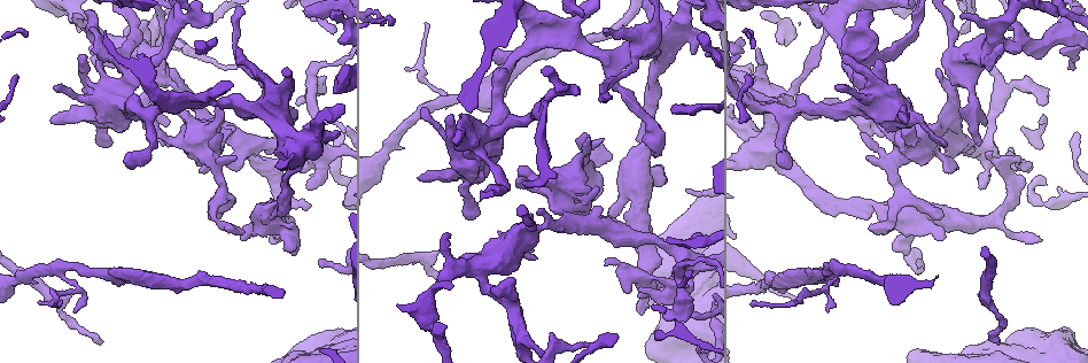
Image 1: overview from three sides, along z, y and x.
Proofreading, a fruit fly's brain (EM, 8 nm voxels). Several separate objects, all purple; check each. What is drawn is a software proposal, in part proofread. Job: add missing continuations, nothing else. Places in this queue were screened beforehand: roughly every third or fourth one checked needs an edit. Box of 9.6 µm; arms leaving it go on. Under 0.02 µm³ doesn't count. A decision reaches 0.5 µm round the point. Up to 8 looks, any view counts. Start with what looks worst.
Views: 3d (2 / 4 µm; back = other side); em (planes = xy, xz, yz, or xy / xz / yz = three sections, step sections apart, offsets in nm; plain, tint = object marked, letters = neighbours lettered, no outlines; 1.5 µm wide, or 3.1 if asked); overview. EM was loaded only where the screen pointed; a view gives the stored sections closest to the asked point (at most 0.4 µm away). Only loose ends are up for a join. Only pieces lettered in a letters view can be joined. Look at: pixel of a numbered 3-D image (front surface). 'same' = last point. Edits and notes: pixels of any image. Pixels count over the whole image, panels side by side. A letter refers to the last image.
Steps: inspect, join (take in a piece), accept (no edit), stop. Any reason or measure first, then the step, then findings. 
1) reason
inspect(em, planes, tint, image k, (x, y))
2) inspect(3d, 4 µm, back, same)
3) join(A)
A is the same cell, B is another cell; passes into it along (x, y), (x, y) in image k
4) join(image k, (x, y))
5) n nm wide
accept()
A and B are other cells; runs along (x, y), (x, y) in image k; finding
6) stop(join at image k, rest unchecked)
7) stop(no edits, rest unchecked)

branch stops here
inspect(3d, 4 µm, image 1, (961, 33))

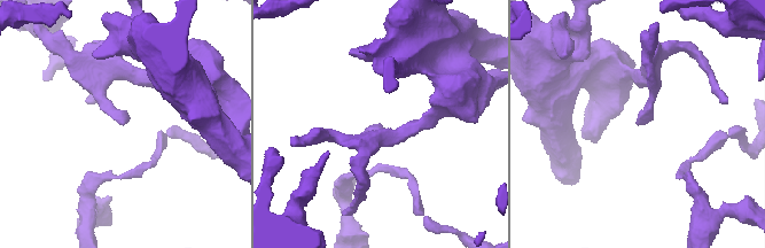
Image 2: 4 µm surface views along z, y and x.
inspect(em, yz, step 4, tint, image 2, (382, 126))

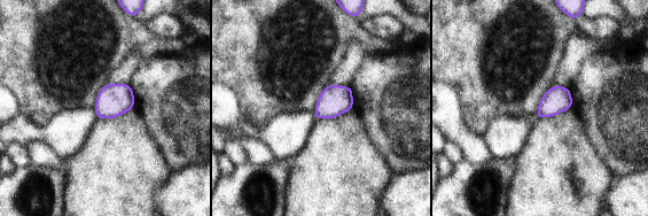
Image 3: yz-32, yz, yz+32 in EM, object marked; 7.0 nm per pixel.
cut it another way
inspect(em, planes, letters, same)

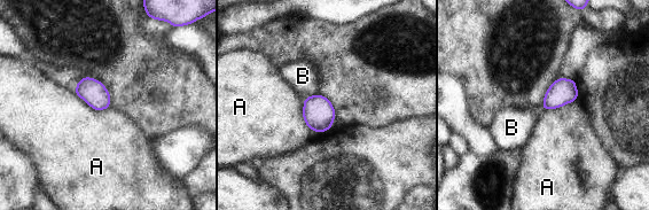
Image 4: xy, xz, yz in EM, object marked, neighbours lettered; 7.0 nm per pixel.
accept()
A and B are other cells; border along (304, 98), (303, 119), (317, 133) in image 4; no lettered piece goes on from it

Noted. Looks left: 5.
branch stops here
inspect(3d, 4 µm, image 1, (58, 86))

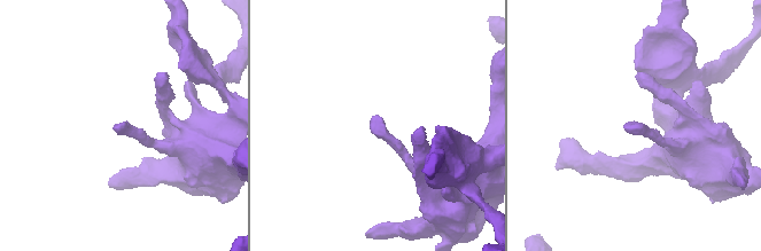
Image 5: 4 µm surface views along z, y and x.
need the tissue
inspect(em, xy, step 4, tint, image 5, (374, 117))

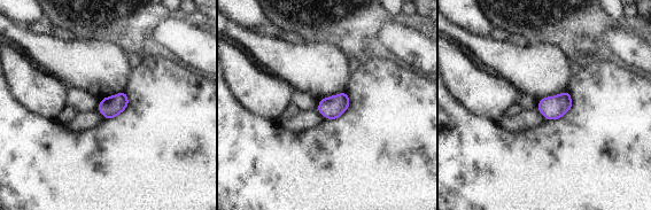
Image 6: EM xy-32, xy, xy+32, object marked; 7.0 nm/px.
inspect(em, planes, letters, same)

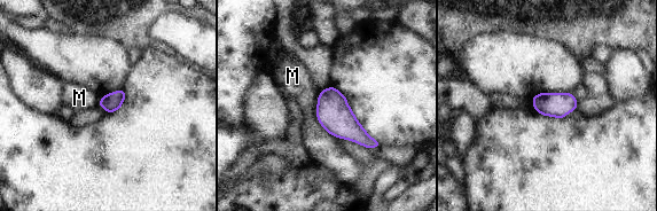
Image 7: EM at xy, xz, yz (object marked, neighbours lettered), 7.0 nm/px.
130 nm wide
accept()
M is another cell; border along (320, 92), (317, 99), (315, 117) in image 7; no lettered piece goes on from it

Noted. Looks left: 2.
tapers out
inspect(em, planes, letters, image 1, (1000, 343))

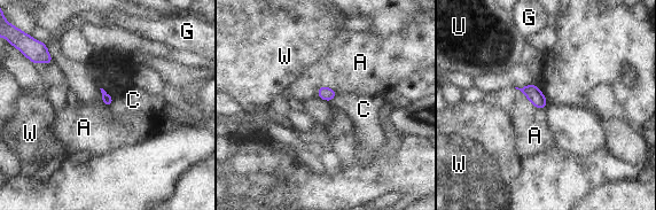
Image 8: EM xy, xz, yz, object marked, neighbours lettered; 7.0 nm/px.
accept()
A, C, G, U and W are other cells; border along (514, 87), (536, 107), (543, 109) in image 8; no lettered piece goes on from it

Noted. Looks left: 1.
stop(no edits, rest unchecked)

